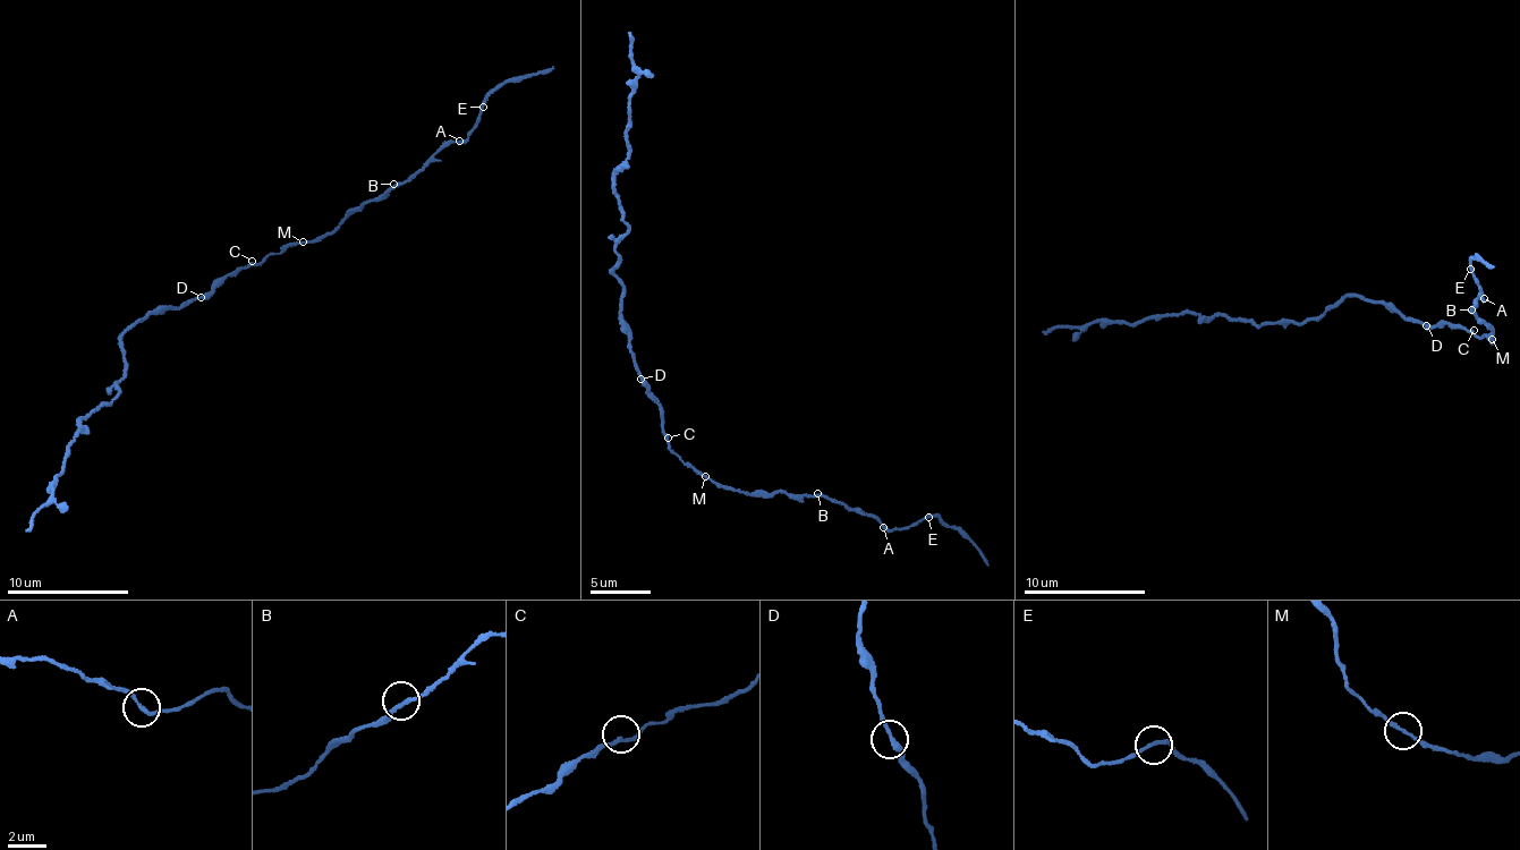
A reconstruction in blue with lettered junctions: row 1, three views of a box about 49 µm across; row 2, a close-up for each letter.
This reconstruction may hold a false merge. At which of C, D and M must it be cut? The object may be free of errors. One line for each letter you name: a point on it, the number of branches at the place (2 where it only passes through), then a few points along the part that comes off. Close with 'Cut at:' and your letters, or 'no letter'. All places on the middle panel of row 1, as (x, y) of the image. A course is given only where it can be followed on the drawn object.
M: Place: (705, 476). Branches: 2. Course of the part to remove: (705, 476), (750, 493), (828, 496), (874, 518), (890, 529), (933, 513), (969, 540), (990, 566)
Cut at: M

